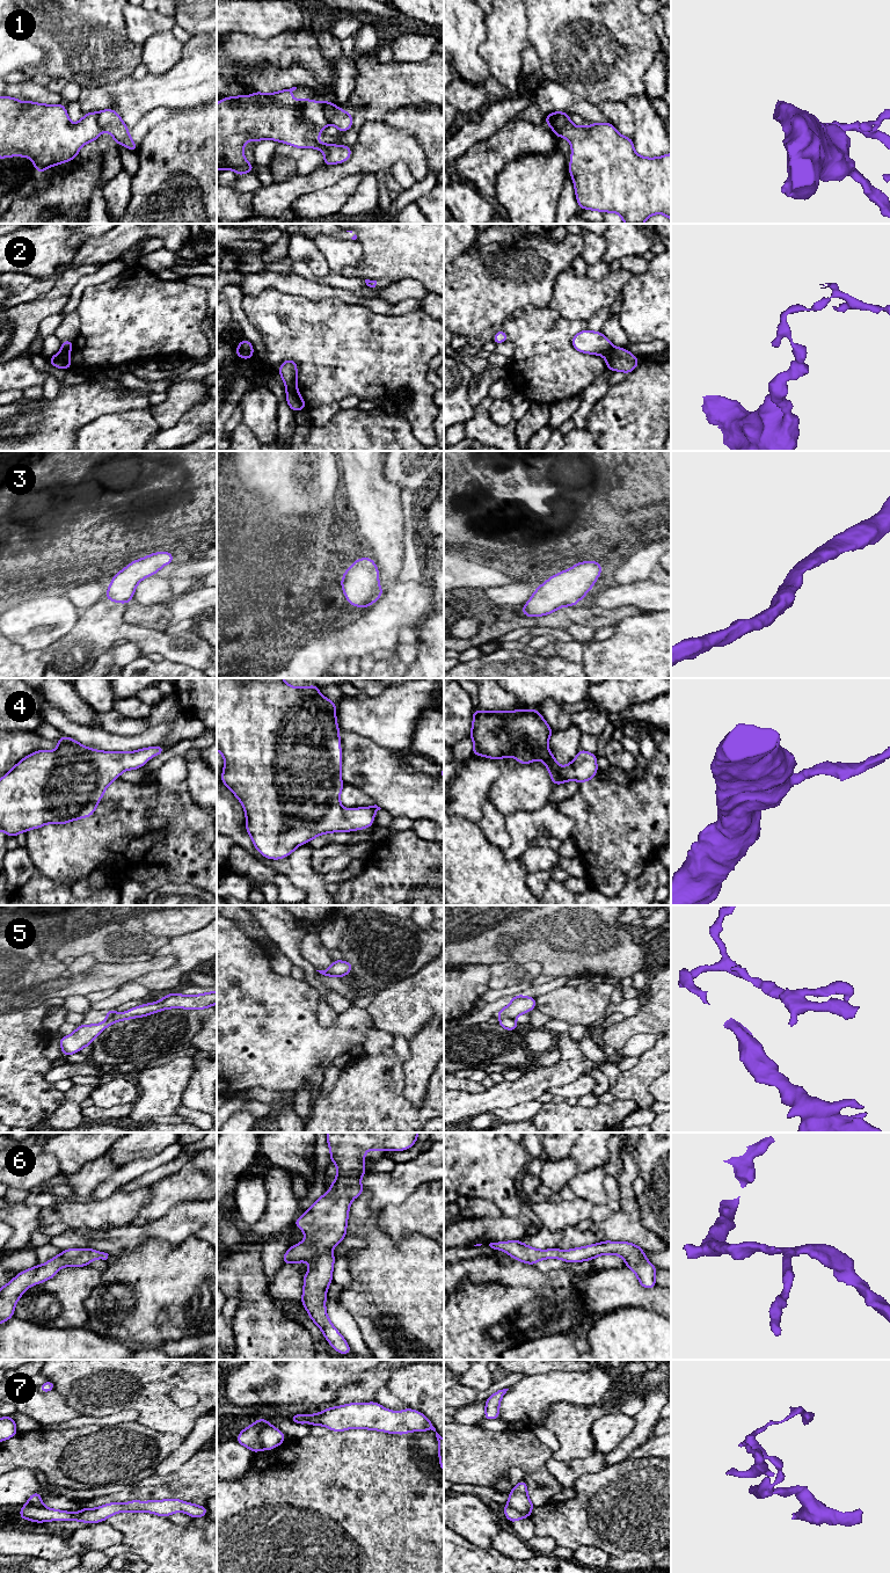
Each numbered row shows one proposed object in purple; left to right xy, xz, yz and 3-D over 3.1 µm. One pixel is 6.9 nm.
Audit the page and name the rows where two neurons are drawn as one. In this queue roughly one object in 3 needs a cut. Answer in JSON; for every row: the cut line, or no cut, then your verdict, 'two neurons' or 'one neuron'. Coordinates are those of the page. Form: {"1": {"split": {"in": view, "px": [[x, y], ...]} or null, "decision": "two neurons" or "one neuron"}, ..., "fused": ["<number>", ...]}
{"1": {"split": {"in": "yz", "px": [[569, 119], [559, 126], [553, 124]]}, "decision": "two neurons"}, "2": {"split": {"in": "xz", "px": [[286, 387], [296, 390]]}, "decision": "two neurons"}, "3": {"split": null, "decision": "one neuron"}, "4": {"split": null, "decision": "one neuron"}, "5": {"split": {"in": "yz", "px": [[513, 1018], [500, 1019]]}, "decision": "two neurons"}, "6": {"split": null, "decision": "one neuron"}, "7": {"split": {"in": "xz", "px": [[272, 1426], [265, 1426], [259, 1433], [257, 1442], [261, 1448]]}, "decision": "two neurons"}, "fused": ["1", "2", "5", "7"]}

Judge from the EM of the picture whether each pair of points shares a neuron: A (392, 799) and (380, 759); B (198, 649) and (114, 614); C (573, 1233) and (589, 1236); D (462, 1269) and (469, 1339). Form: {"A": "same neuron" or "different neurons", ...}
{"A": "same neuron", "B": "same neuron", "C": "same neuron", "D": "different neurons"}

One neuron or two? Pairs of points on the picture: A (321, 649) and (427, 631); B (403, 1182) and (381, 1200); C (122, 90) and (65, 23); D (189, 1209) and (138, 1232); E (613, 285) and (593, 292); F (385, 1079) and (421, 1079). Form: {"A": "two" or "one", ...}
{"A": "two", "B": "one", "C": "two", "D": "one", "E": "one", "F": "two"}

